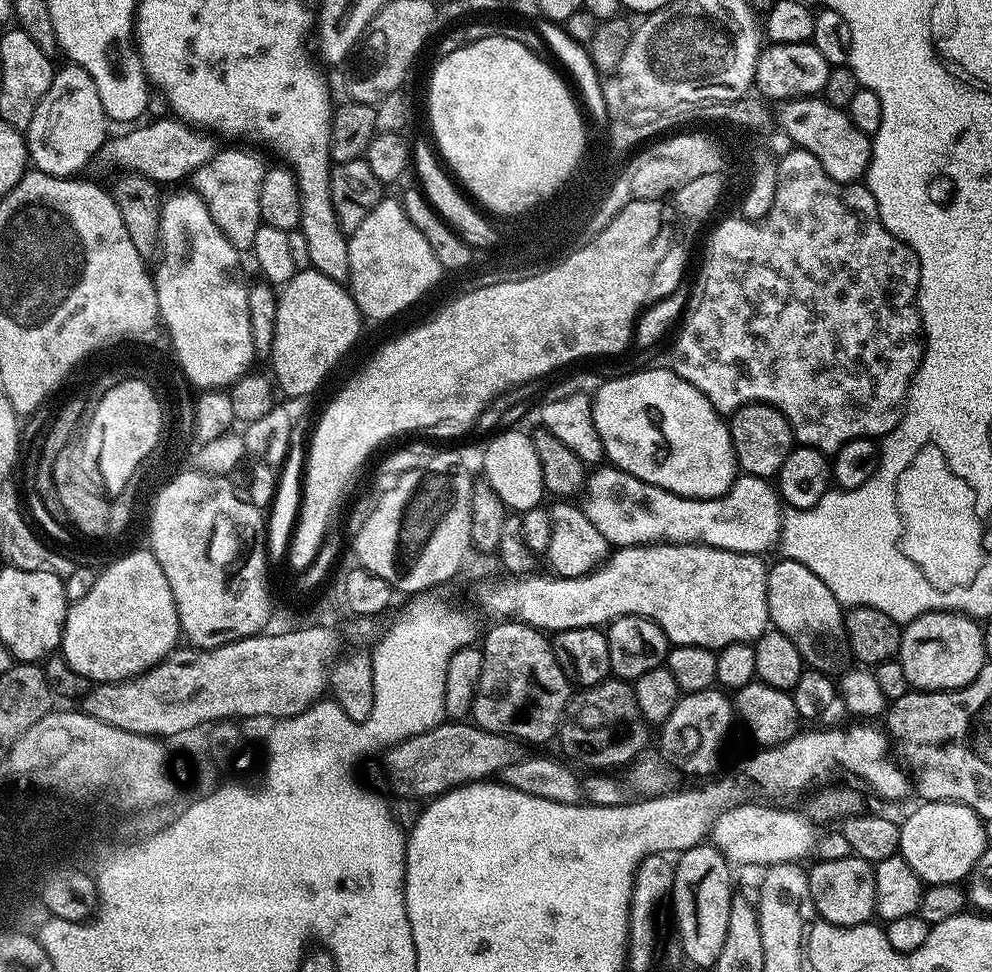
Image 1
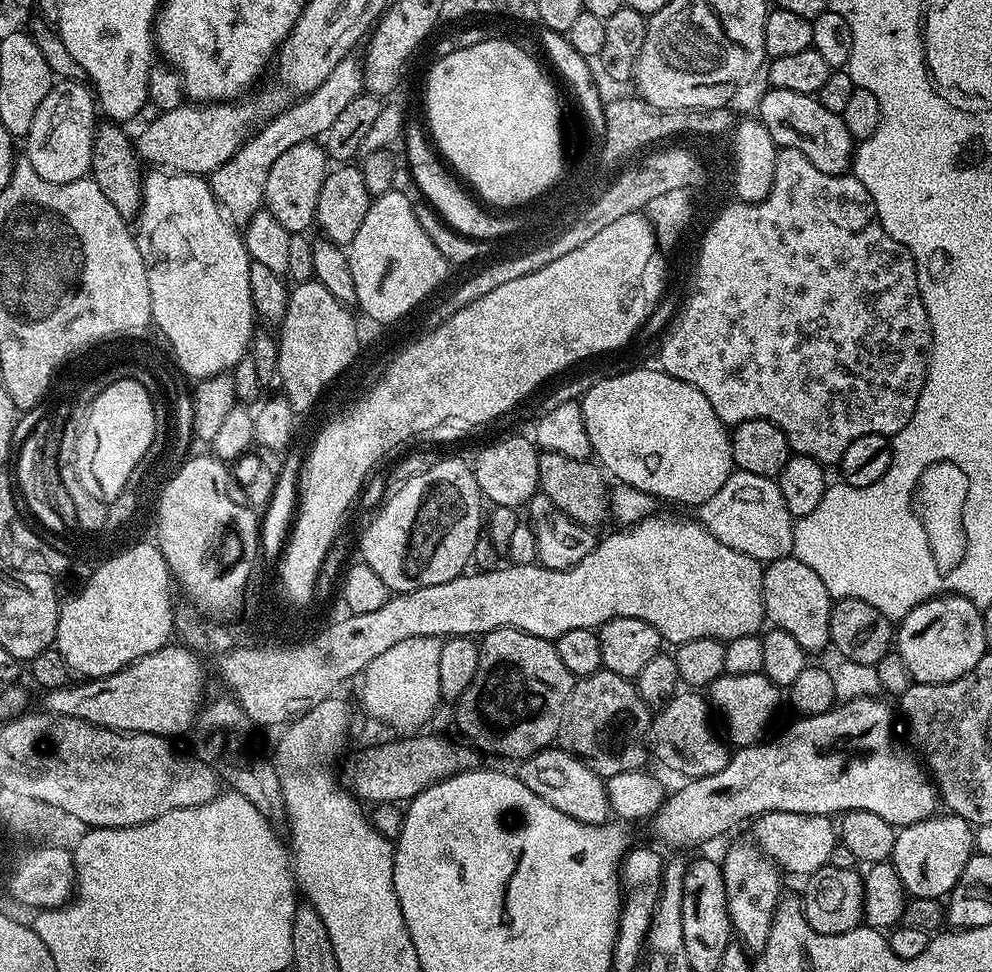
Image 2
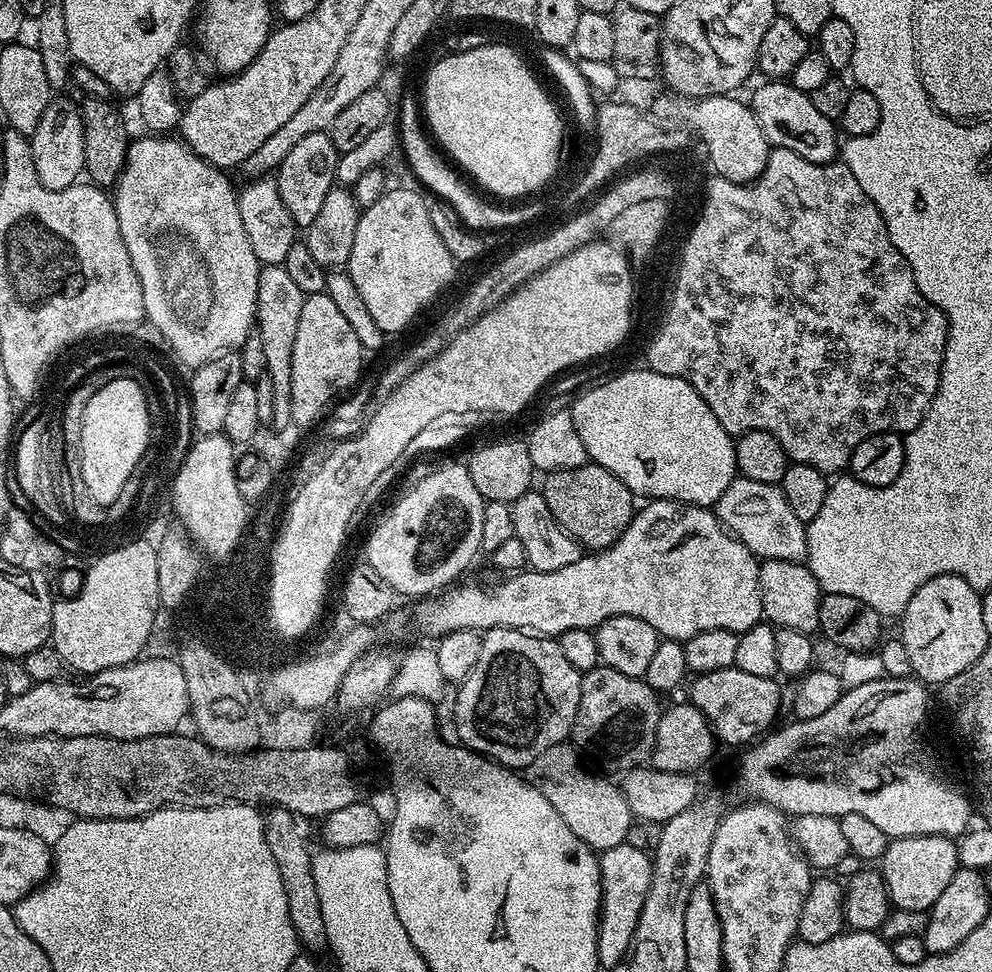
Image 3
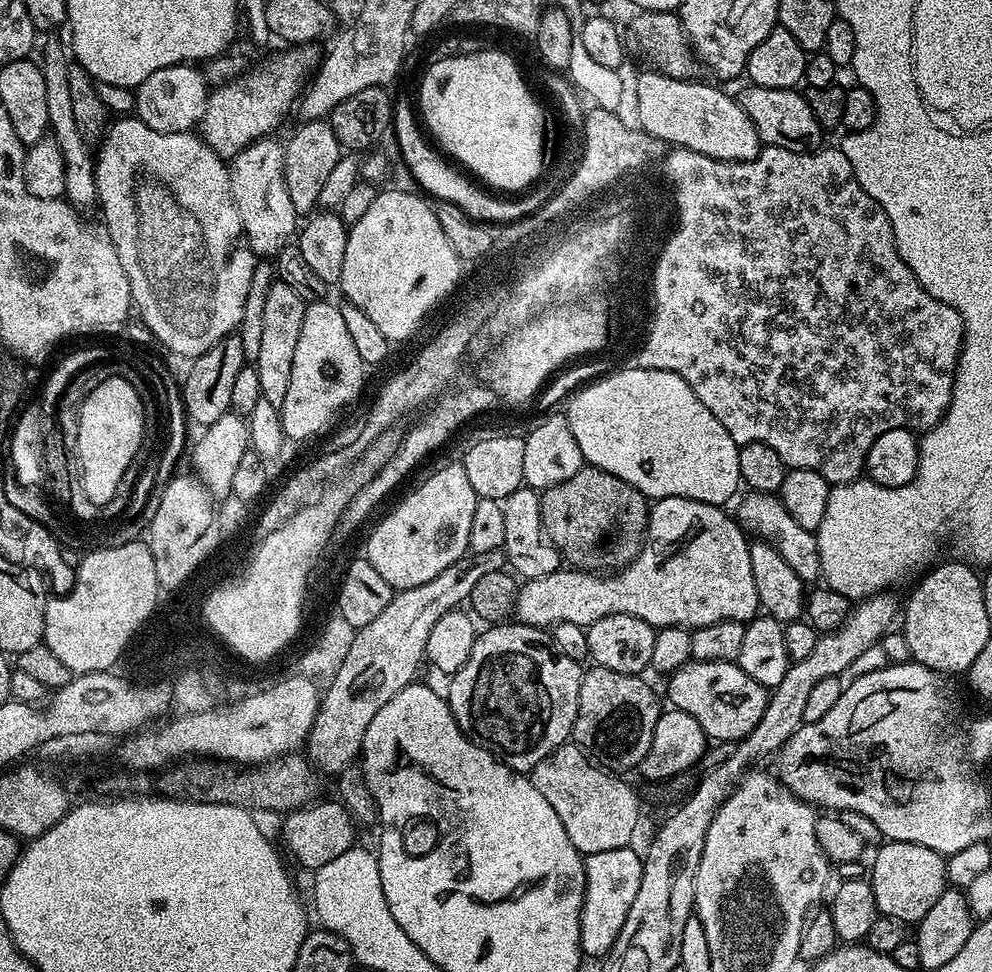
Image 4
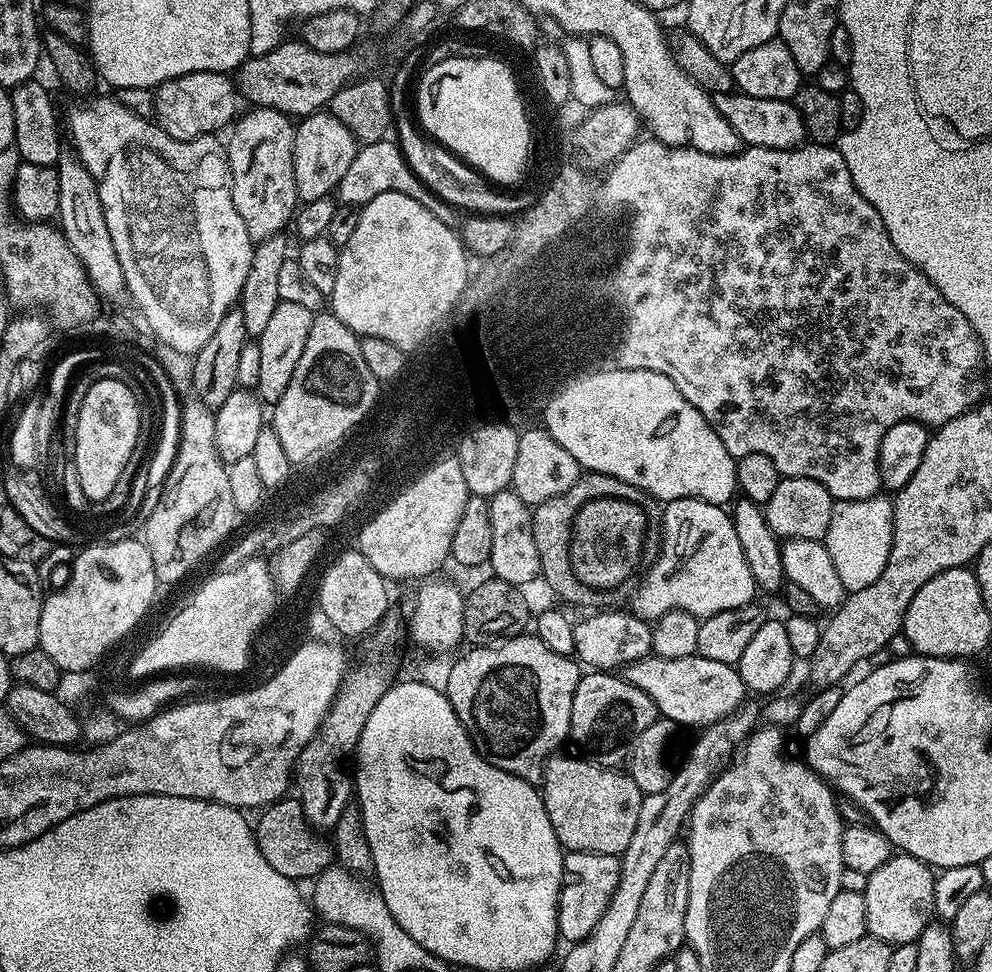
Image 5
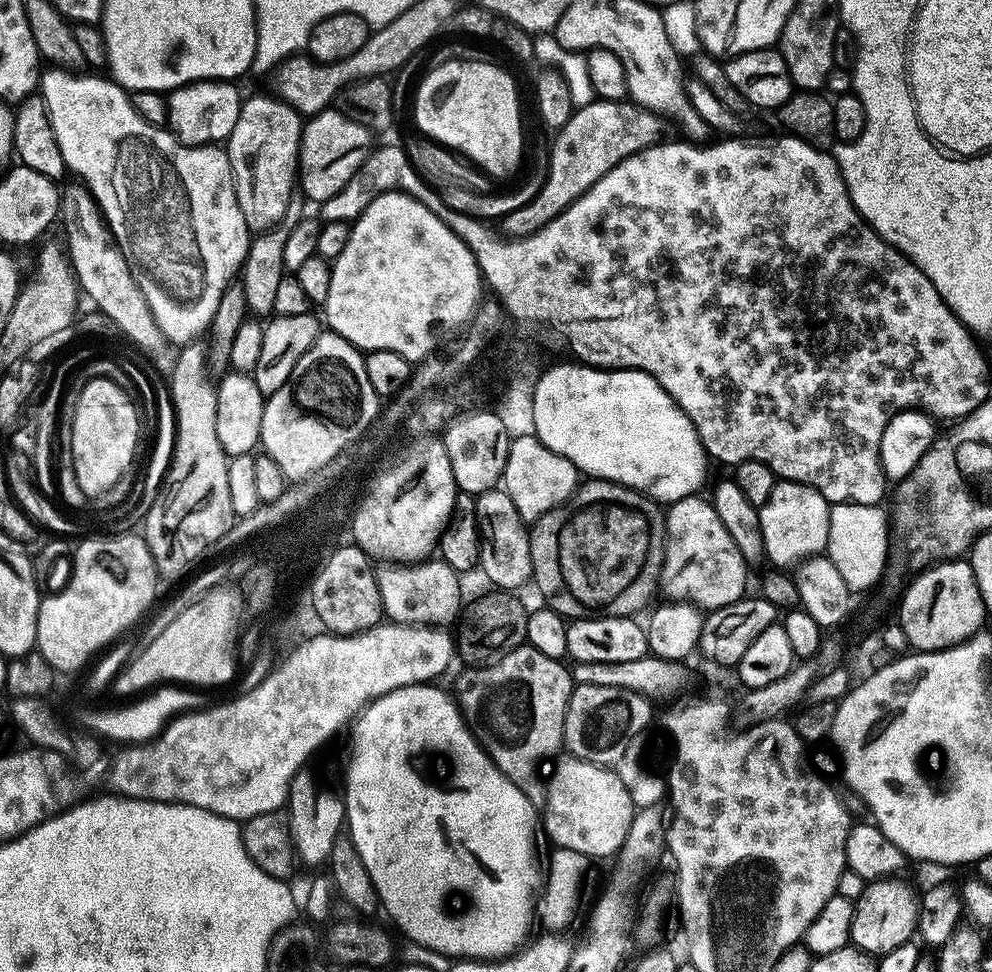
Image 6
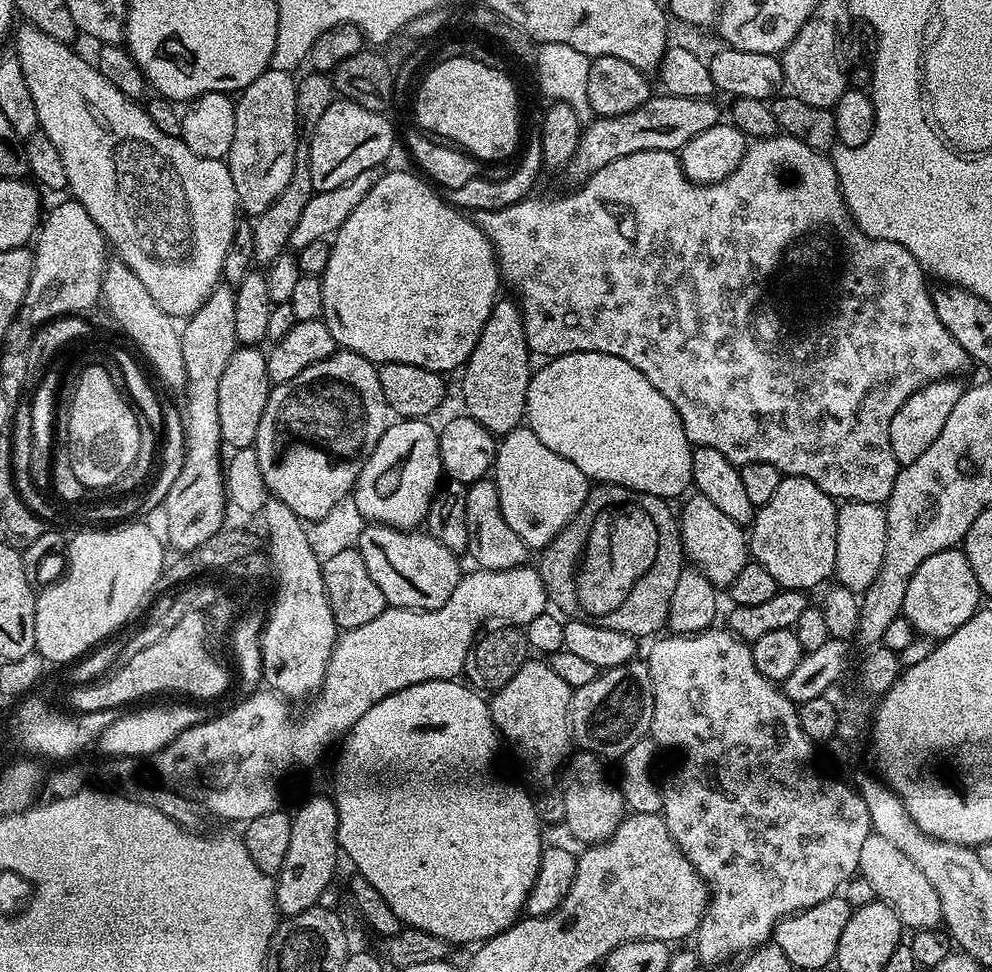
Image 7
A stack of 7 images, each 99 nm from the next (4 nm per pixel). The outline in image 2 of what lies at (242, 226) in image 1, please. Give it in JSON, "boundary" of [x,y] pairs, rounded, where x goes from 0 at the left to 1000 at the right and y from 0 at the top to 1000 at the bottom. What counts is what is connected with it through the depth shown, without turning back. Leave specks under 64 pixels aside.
{"boundary":[[[358,57],[350,58],[348,62],[341,64],[341,68],[337,68],[337,72],[333,72],[333,80],[329,80],[329,84],[321,88],[321,93],[299,102],[281,119],[267,128],[258,139],[250,141],[234,162],[212,179],[214,198],[230,225],[239,233],[248,233],[252,224],[263,217],[268,183],[275,174],[276,167],[280,167],[280,162],[287,154],[292,154],[292,150],[300,150],[300,146],[326,141],[333,134],[333,129],[341,122],[341,116],[367,94],[366,65]]]}

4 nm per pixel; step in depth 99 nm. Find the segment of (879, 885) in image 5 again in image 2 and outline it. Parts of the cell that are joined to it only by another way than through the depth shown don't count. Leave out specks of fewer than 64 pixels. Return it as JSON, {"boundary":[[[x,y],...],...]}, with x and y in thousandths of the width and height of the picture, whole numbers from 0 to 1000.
{"boundary":[[[941,837],[933,844],[912,848],[903,857],[897,887],[903,893],[912,919],[919,924],[948,926],[966,907],[974,887],[982,879],[982,852],[970,840]]]}

